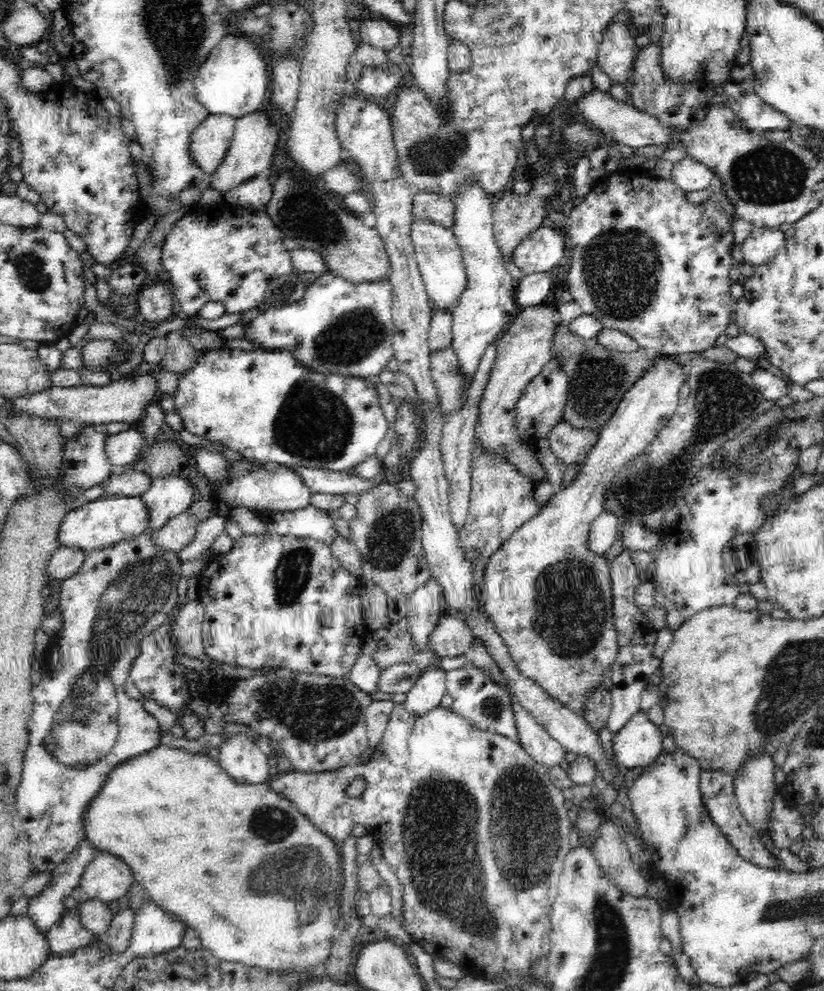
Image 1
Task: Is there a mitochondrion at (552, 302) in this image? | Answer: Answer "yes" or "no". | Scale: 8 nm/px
no

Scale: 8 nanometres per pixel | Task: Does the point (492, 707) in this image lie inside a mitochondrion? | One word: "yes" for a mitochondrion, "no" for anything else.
yes

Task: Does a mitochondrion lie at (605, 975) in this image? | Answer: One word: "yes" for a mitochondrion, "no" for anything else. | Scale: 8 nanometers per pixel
yes

